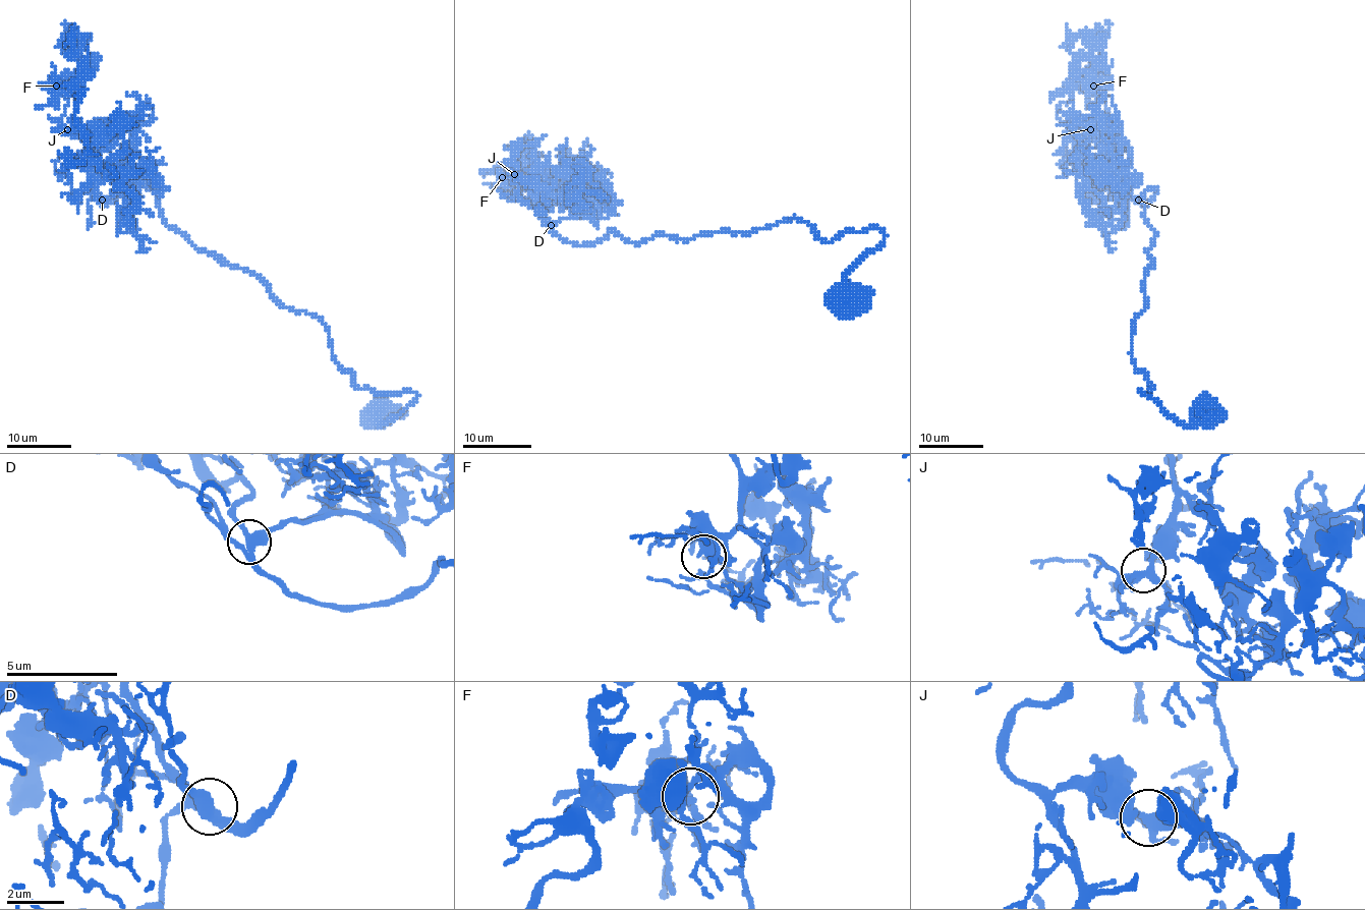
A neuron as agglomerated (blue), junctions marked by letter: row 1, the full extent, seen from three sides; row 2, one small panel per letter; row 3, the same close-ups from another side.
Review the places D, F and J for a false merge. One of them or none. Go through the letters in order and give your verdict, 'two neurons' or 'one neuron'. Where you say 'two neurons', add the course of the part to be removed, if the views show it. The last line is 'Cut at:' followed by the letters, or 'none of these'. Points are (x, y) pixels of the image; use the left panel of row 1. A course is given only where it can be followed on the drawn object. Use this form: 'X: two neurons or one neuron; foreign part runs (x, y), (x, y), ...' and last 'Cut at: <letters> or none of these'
D: one neuron
F: one neuron
J: one neuron
Cut at: none of these

